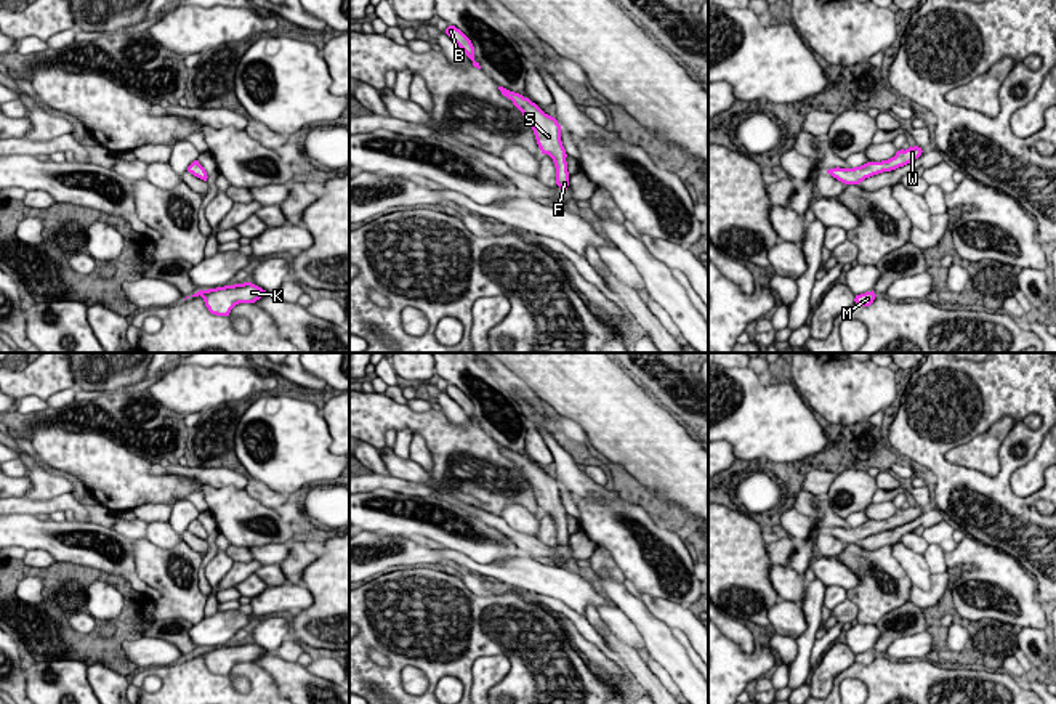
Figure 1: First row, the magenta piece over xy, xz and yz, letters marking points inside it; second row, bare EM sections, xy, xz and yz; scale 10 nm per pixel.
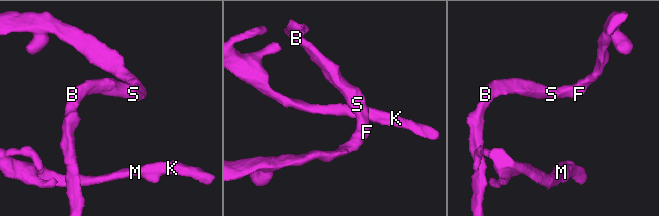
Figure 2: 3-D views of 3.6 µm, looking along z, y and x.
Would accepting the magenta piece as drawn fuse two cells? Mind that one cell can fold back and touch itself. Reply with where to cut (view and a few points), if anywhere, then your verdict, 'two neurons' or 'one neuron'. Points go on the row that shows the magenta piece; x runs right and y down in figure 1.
no cut; one neuron

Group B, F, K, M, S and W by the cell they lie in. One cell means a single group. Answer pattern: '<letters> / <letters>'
B F K M S W

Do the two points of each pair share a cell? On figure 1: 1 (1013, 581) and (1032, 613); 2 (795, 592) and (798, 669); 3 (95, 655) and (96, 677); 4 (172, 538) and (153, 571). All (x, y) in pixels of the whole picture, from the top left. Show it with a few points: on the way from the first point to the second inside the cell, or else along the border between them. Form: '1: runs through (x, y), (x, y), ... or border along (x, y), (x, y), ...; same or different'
1: runs through (1013, 589), (1024, 605); same
2: border along (806, 584), (800, 603); different
3: border along (88, 664), (106, 664), (125, 675); different
4: border along (145, 538), (161, 547), (173, 547), (181, 541); different

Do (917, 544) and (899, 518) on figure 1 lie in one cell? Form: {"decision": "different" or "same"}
{"decision": "different"}

